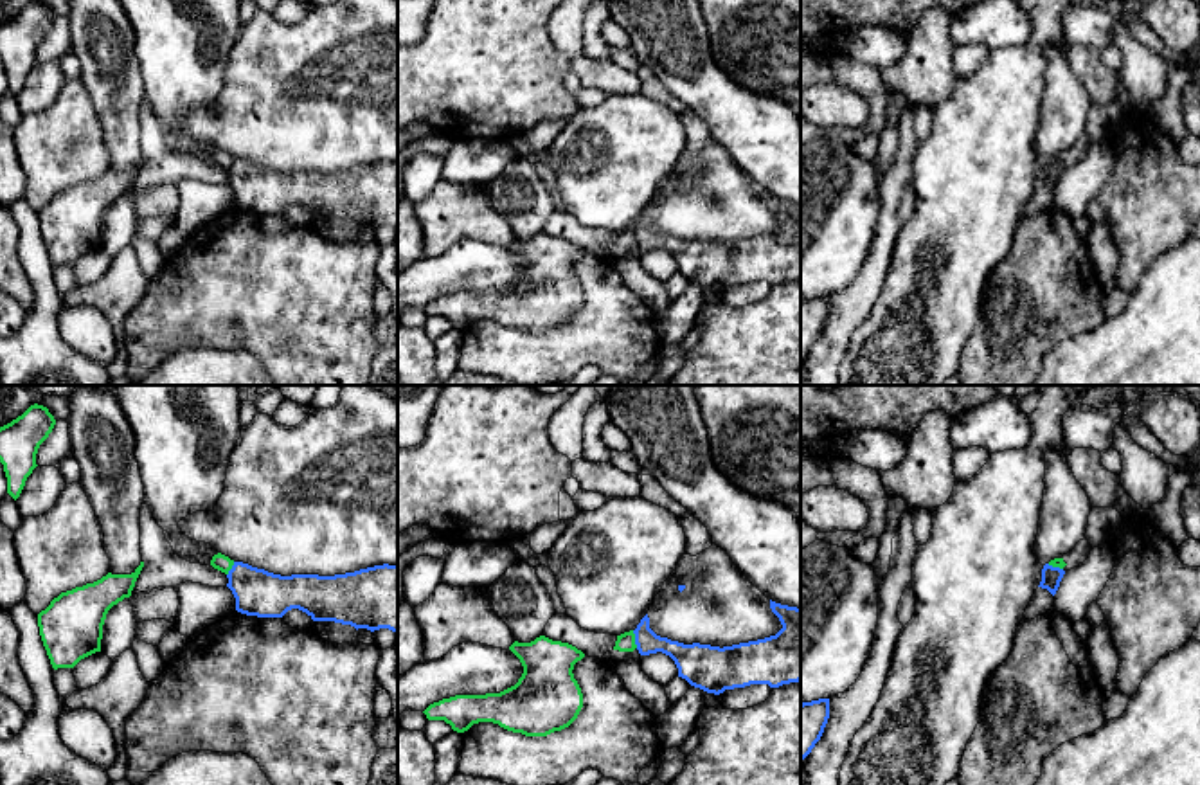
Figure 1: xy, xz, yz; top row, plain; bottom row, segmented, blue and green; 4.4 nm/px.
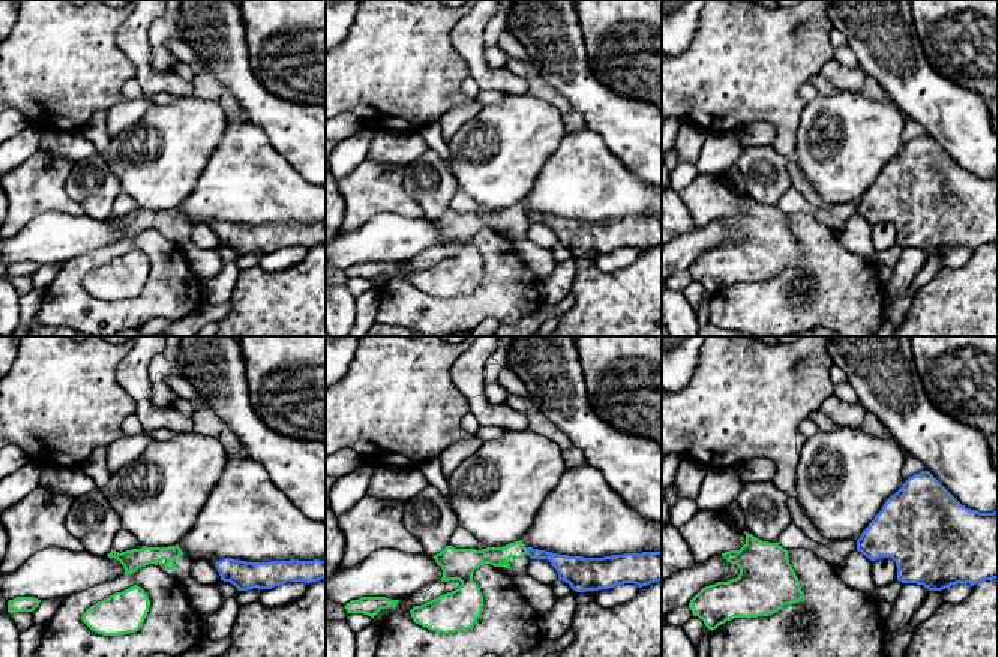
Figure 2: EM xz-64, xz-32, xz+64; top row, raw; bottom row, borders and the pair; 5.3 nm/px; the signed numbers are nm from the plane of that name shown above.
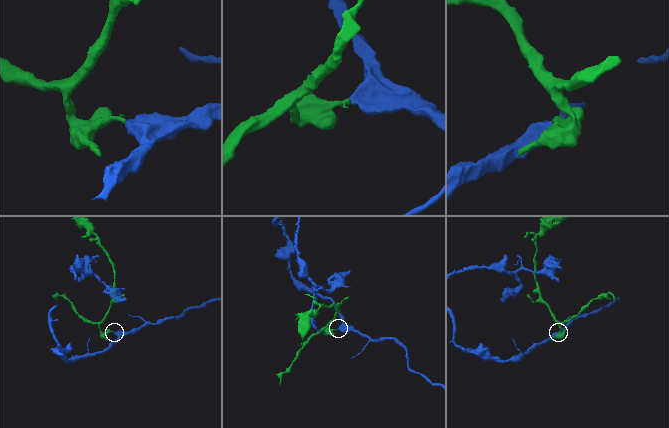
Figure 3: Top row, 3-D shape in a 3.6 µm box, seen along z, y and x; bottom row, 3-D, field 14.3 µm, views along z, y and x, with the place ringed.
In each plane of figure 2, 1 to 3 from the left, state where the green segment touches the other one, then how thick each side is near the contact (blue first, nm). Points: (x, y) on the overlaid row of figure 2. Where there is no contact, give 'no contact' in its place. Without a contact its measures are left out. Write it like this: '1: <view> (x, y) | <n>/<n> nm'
1: no contact
2: xz-32 (527, 551) | 140/100 nm
3: no contact

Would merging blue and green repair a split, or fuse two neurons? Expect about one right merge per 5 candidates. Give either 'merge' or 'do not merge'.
do not merge

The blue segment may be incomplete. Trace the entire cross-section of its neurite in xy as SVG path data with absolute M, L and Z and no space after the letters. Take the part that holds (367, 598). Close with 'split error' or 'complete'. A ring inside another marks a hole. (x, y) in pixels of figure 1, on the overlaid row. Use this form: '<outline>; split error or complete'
M234 562L227 578L236 610L246 616L282 618L299 609L313 621L398 632L398 565L383 564L335 576L281 576Z; complete

